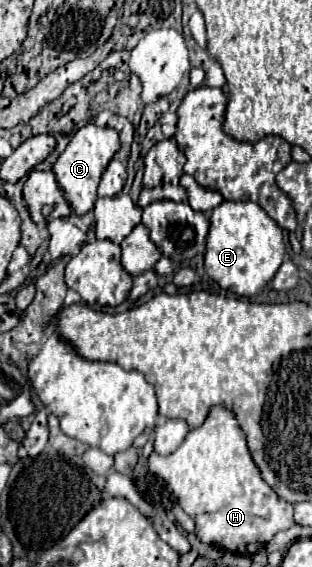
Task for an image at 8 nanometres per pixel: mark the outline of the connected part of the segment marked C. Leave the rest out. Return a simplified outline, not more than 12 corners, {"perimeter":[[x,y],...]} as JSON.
{"perimeter":[[86,124],[54,164],[78,216],[118,152],[114,128]]}

